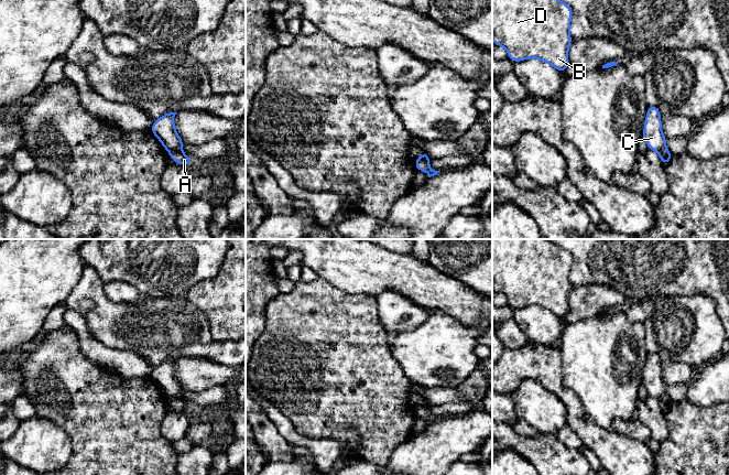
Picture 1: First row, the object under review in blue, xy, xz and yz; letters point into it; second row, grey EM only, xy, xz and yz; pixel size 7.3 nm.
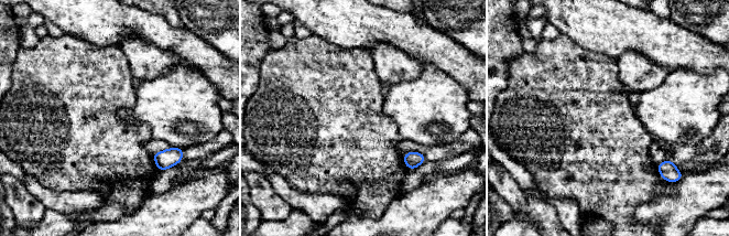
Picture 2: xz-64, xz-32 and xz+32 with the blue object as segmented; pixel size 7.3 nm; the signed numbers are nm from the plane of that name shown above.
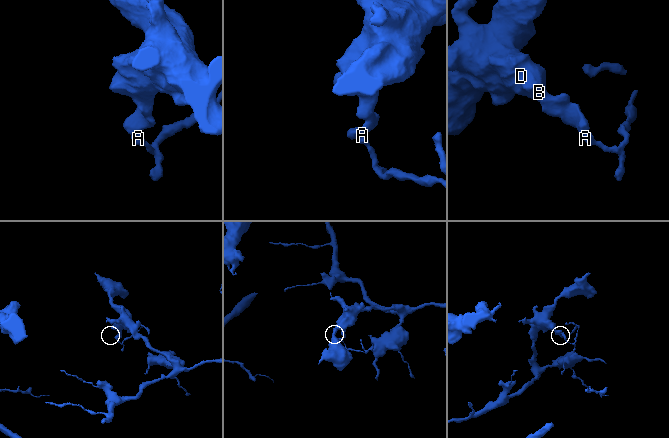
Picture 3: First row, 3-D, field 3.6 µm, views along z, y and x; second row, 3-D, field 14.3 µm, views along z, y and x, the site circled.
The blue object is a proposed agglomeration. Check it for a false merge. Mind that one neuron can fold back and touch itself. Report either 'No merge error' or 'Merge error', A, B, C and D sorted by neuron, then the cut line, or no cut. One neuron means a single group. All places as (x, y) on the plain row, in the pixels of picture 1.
Merge error. Groups: A / B C D. Split along xy (181, 396), (169, 398)

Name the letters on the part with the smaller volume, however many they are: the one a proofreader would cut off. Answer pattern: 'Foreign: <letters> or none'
Foreign: A

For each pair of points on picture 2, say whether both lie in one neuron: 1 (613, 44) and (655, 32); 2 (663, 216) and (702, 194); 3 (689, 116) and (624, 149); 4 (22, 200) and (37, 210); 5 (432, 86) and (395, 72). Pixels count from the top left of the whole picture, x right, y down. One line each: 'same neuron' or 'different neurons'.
1: same neuron
2: same neuron
3: different neurons
4: same neuron
5: different neurons

